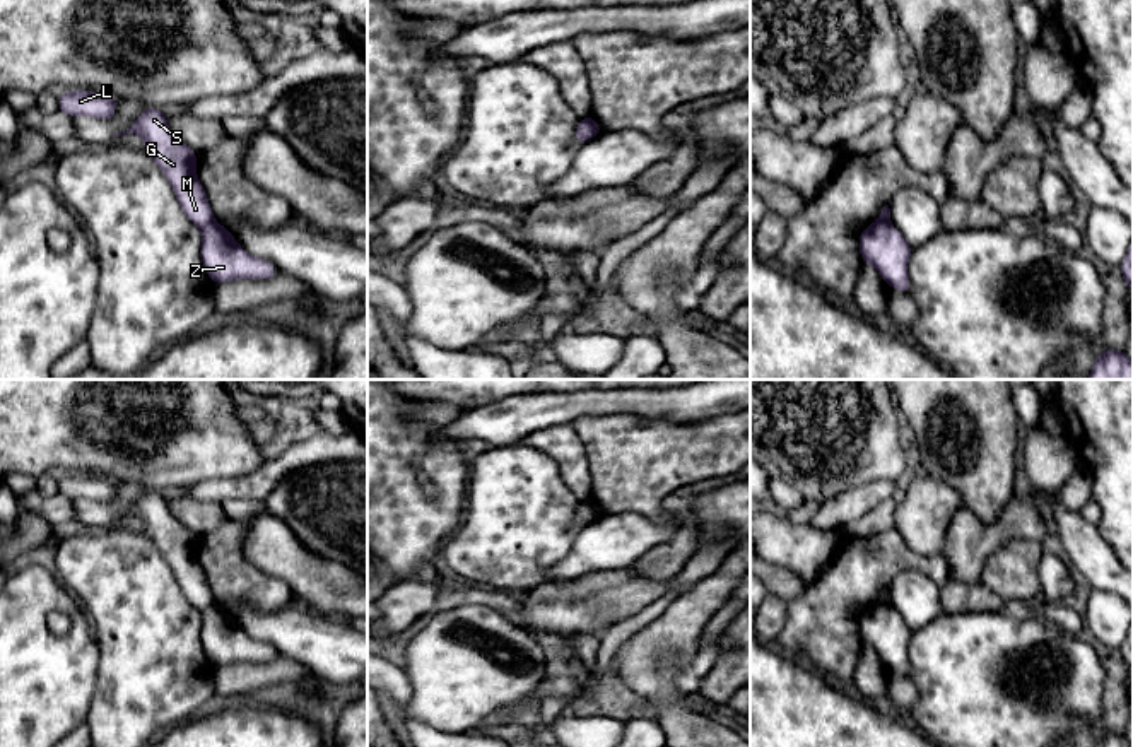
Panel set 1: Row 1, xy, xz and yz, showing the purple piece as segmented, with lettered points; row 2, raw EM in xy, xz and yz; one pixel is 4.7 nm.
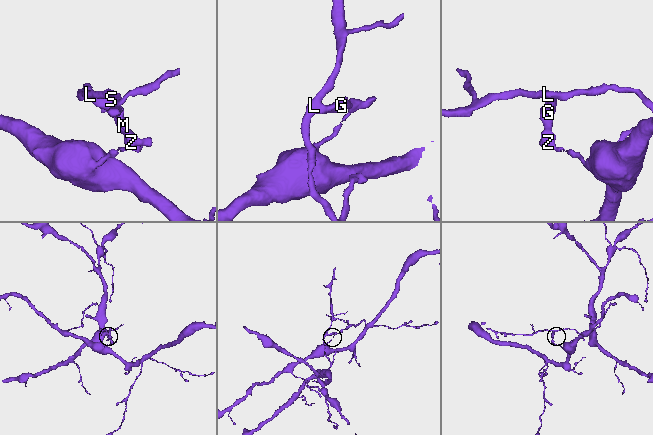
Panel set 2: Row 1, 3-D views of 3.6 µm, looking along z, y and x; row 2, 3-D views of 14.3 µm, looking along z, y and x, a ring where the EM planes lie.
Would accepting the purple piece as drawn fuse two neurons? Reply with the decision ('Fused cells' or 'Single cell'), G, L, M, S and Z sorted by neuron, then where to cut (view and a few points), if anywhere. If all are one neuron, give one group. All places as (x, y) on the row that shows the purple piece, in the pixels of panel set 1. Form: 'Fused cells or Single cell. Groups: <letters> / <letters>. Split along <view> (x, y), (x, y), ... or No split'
Fused cells. Groups: G L M S / Z. Split along xy (214, 219), (200, 228)

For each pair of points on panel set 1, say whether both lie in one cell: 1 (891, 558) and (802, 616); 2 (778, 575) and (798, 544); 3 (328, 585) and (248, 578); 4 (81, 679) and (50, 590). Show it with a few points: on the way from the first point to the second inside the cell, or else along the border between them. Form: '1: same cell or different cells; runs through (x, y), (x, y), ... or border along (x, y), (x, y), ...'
1: same cell; runs through (868, 568), (824, 612)
2: different cells; border along (768, 561), (793, 571), (807, 585)
3: different cells; border along (245, 558), (281, 580)
4: same cell; runs through (58, 657), (38, 636), (38, 612)

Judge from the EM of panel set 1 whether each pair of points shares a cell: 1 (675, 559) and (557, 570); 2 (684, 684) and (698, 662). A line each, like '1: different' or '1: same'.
1: different
2: same

